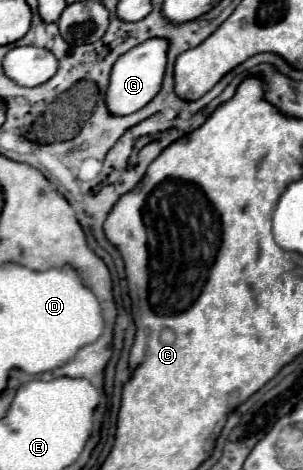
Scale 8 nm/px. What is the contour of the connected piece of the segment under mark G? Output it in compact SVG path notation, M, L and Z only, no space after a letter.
M150 38L148 42L134 46L132 50L128 50L116 60L110 76L108 94L106 94L106 104L110 114L114 116L132 114L144 108L158 94L166 70L166 52L168 52L168 42L164 42L164 38Z

